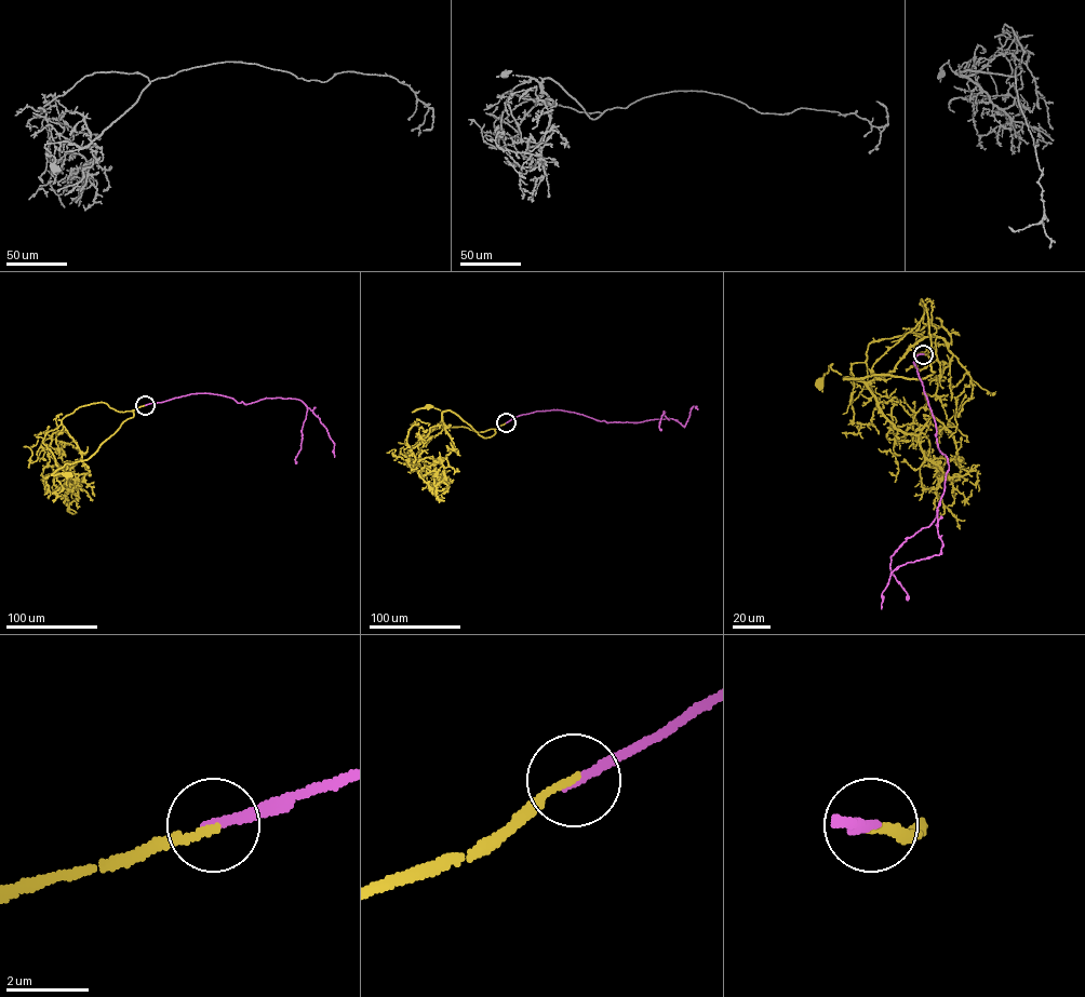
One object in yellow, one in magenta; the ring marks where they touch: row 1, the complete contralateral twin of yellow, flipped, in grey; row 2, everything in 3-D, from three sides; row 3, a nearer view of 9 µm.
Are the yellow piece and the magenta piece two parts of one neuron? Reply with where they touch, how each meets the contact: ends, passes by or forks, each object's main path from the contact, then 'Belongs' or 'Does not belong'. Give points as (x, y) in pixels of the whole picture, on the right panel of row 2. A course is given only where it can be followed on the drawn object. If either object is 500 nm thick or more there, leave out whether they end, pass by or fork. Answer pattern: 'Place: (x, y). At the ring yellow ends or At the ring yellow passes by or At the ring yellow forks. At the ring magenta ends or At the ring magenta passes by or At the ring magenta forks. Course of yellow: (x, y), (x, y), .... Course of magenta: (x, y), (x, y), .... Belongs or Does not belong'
Place: (923, 354). At the ring yellow ends. At the ring magenta ends. Course of yellow: (923, 353), (929, 358), (935, 372), (922, 379), (884, 374), (845, 379), (831, 368), (832, 363), (817, 382). Course of magenta: (923, 353), (913, 364), (949, 469), (937, 508), (942, 546), (938, 554), (895, 568), (881, 609). Belongs

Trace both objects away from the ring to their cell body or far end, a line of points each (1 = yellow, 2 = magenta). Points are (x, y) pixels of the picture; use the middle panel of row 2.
1: (506, 422), (485, 438), (450, 411), (428, 406), (413, 412), (428, 405)
2: (506, 422), (536, 411), (561, 409), (607, 422), (669, 418), (684, 426), (691, 408), (697, 406), (697, 409)

